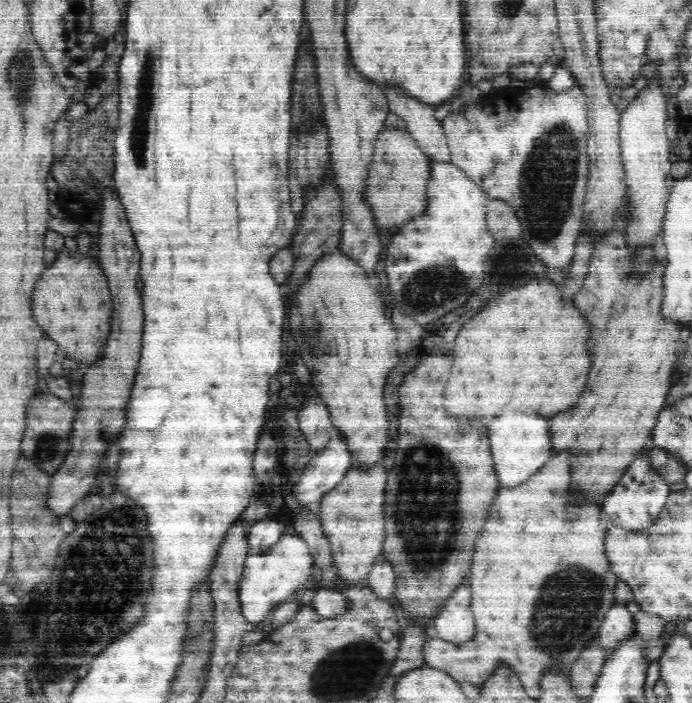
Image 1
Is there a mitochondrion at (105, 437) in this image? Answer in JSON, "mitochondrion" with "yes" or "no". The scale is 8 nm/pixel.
{"mitochondrion":"no"}

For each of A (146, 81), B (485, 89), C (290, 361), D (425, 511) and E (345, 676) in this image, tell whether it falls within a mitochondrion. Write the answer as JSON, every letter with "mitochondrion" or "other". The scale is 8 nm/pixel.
{"A":"mitochondrion","B":"other","C":"other","D":"mitochondrion","E":"mitochondrion"}

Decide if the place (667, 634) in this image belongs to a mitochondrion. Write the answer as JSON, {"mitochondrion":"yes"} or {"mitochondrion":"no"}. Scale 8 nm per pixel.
{"mitochondrion":"no"}

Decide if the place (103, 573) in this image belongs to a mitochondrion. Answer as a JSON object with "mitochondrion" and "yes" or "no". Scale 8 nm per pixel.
{"mitochondrion":"yes"}

